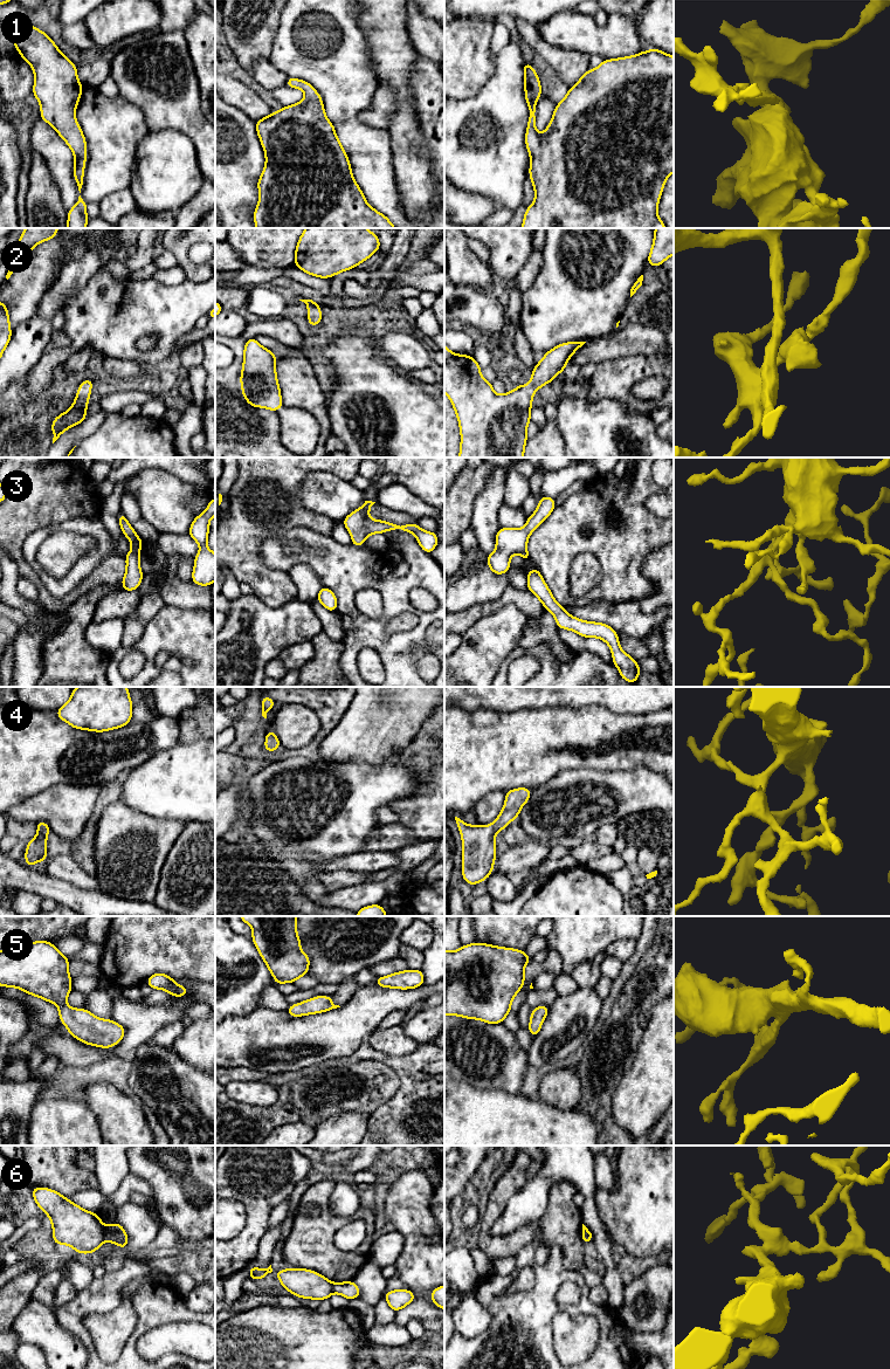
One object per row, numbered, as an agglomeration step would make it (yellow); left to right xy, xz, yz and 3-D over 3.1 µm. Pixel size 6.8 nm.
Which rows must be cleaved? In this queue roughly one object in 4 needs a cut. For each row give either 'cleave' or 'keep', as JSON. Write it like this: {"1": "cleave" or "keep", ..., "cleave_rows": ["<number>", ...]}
{"1": "keep", "2": "keep", "3": "keep", "4": "keep", "5": "keep", "6": "cleave", "cleave_rows": ["6"]}

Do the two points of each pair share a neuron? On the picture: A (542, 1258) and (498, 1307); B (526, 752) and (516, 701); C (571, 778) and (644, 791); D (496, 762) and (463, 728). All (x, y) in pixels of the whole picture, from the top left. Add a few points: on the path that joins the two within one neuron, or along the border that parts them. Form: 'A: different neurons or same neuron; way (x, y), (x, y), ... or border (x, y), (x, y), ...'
A: different neurons; border (543, 1245), (547, 1250), (547, 1259), (538, 1265)
B: different neurons; border (545, 707), (505, 711), (490, 710)
C: same neuron; way (590, 778), (606, 781), (620, 791), (626, 791)
D: same neuron; way (488, 754), (470, 736)

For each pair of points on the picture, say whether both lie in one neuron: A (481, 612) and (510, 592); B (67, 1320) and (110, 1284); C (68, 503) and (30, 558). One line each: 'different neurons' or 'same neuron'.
A: same neuron
B: same neuron
C: different neurons

